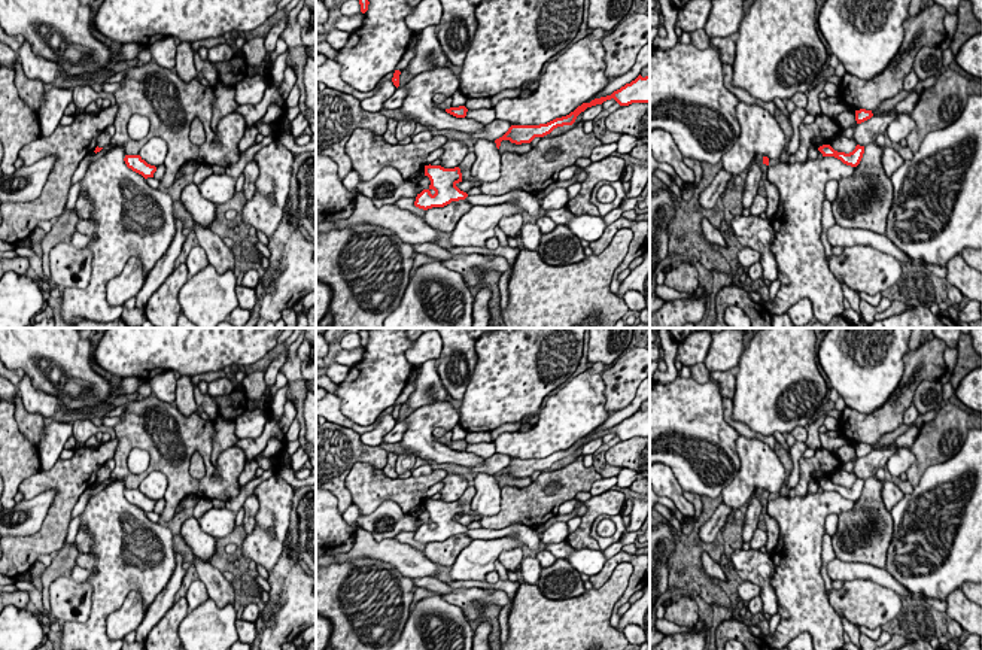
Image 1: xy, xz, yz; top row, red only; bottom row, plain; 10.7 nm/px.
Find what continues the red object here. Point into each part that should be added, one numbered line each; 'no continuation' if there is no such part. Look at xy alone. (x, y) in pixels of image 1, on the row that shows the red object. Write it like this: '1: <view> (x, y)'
1: xy (103, 139)

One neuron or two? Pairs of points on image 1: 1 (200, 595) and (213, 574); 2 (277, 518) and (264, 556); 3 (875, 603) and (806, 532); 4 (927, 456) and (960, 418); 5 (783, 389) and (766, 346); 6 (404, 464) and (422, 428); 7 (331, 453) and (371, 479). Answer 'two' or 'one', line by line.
1: two
2: one
3: two
4: one
5: one
6: two
7: two

